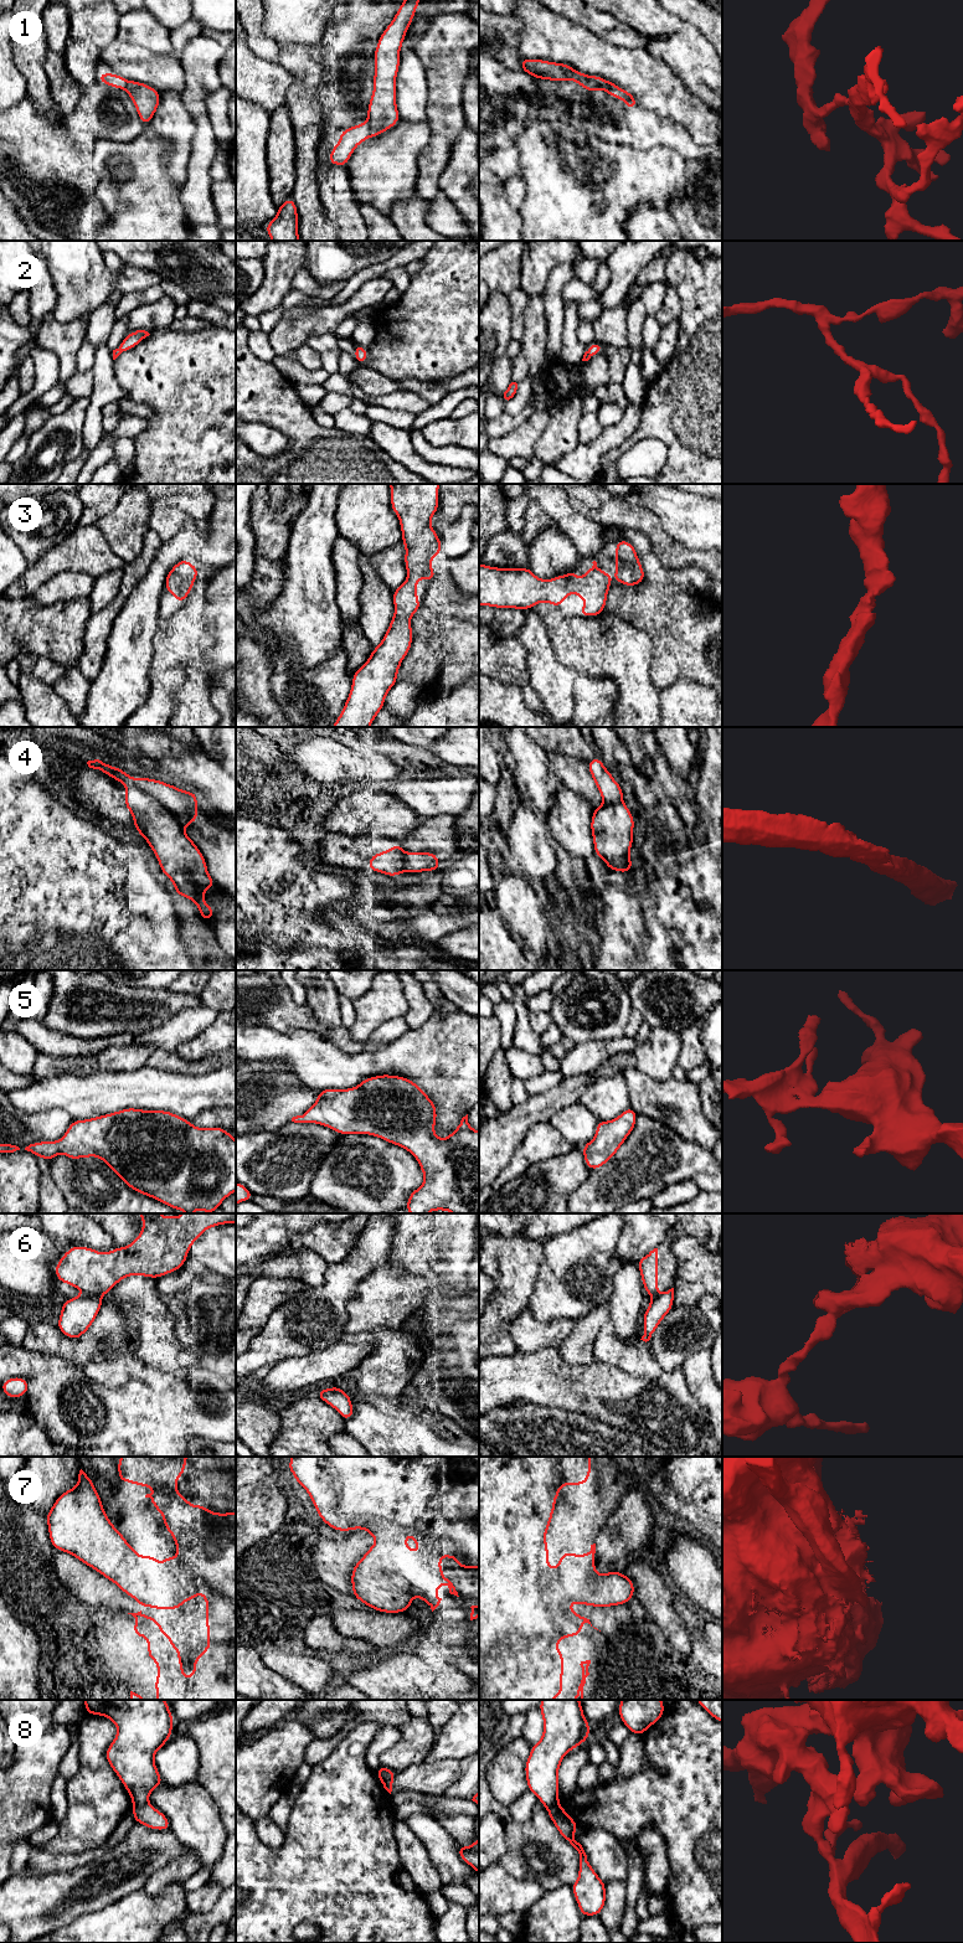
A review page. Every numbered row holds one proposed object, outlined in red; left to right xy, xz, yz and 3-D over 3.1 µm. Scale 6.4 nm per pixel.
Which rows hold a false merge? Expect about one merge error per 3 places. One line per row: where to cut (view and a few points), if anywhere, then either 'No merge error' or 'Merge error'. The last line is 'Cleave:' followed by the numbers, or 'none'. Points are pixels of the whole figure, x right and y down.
1: Split along xz (367, 120), (370, 135). Merge error
2: No split. No merge error
3: No split. No merge error
4: Split along xy (127, 786), (135, 784), (155, 798), (183, 826). Merge error
5: No split. No merge error
6: Split along xy (86, 1293), (101, 1295). Merge error
7: Split along yz (567, 1576), (565, 1582), (573, 1590), (573, 1594), (593, 1606). Merge error
8: Split along xy (148, 1803), (133, 1805). Merge error
Cleave: 1, 4, 6, 7, 8

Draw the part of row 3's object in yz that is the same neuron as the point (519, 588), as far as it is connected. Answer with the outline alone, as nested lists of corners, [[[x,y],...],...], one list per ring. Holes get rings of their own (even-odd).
[[[597,562],[586,571],[578,579],[575,571],[563,576],[556,576],[544,581],[536,577],[529,567],[525,568],[499,568],[479,563],[479,605],[494,608],[514,608],[529,609],[537,605],[540,602],[549,602],[553,607],[560,608],[561,603],[572,593],[577,593],[577,601],[582,597],[586,604],[578,609],[583,617],[596,617],[604,612],[607,594],[611,587],[609,573],[597,567]]]

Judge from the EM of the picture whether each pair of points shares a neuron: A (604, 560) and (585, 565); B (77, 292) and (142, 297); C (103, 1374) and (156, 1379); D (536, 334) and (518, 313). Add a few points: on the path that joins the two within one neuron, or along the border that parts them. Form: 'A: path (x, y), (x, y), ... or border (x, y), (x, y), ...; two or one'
A: path (600, 558), (590, 560); one
B: border (152, 287), (123, 294); two
C: path (117, 1371), (135, 1371), (143, 1376); one
D: border (531, 295), (524, 313), (524, 336), (520, 341); two

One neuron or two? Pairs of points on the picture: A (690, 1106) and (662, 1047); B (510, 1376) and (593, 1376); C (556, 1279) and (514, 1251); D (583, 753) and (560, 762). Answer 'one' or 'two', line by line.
A: two
B: one
C: two
D: two

